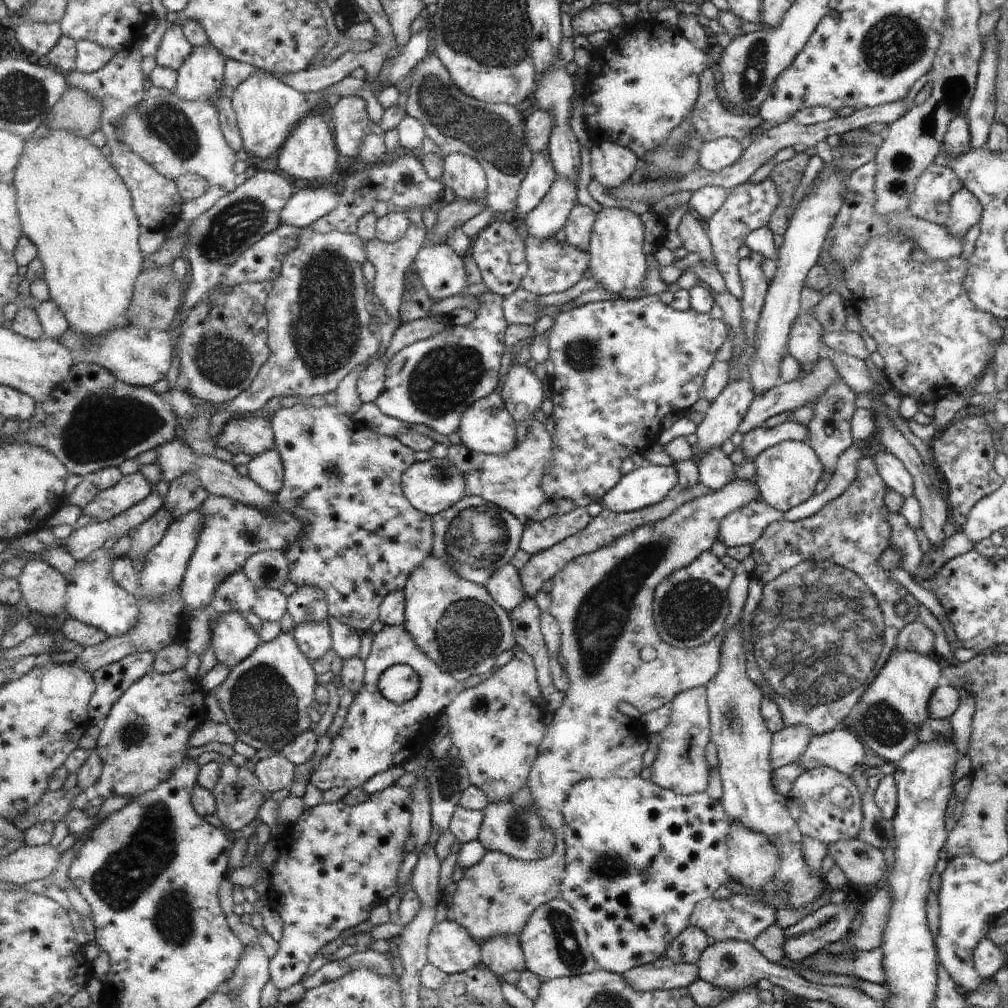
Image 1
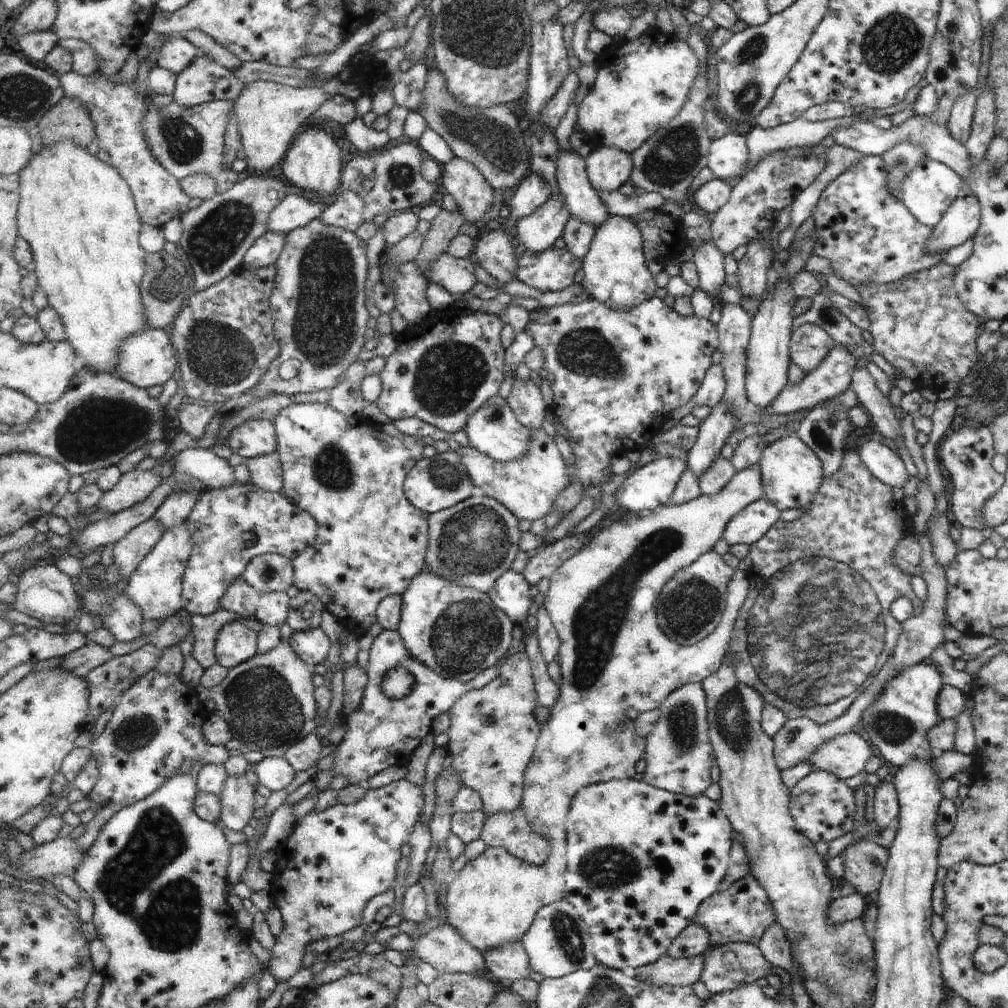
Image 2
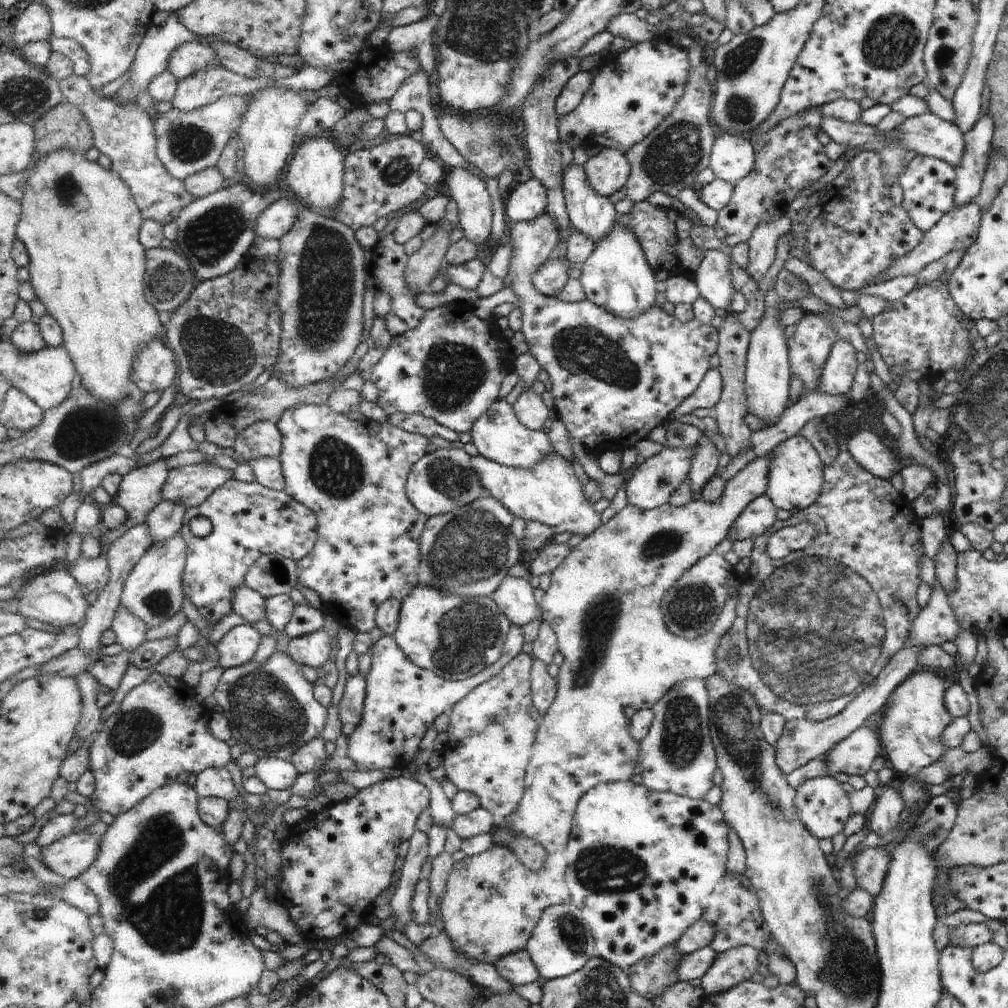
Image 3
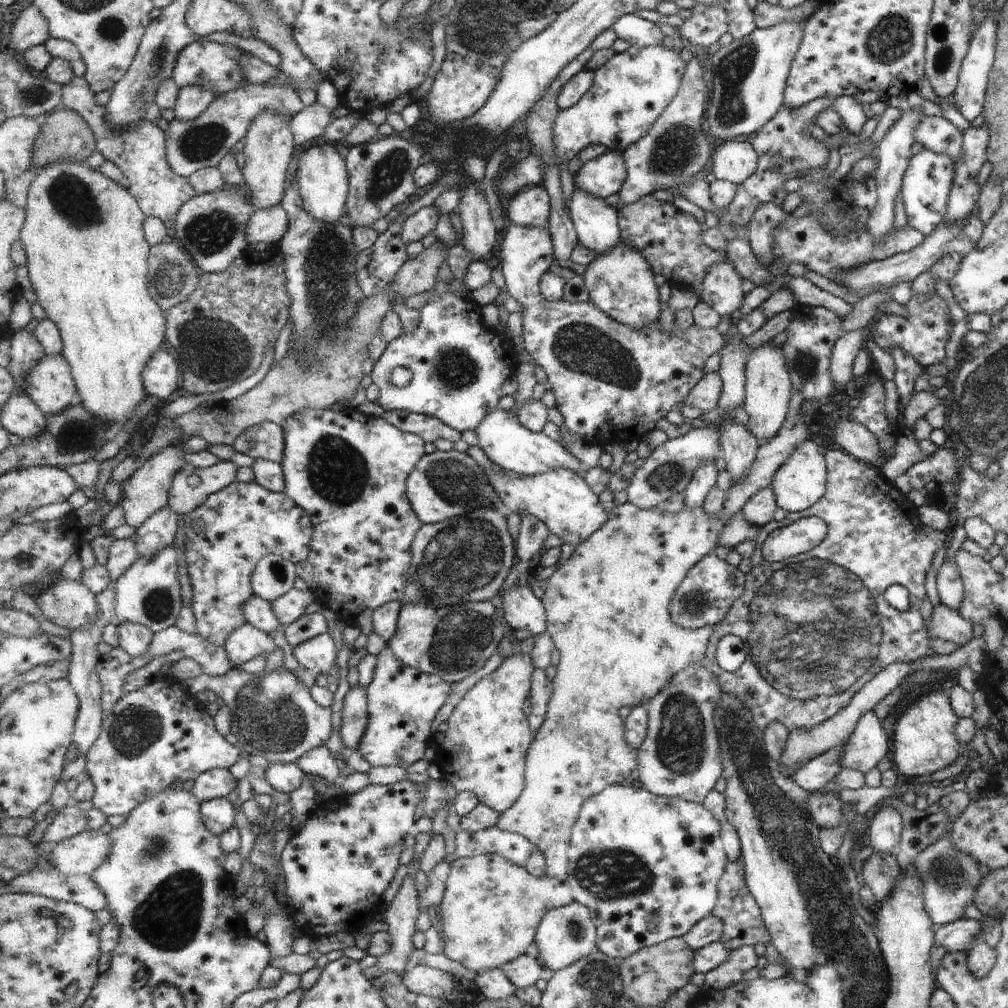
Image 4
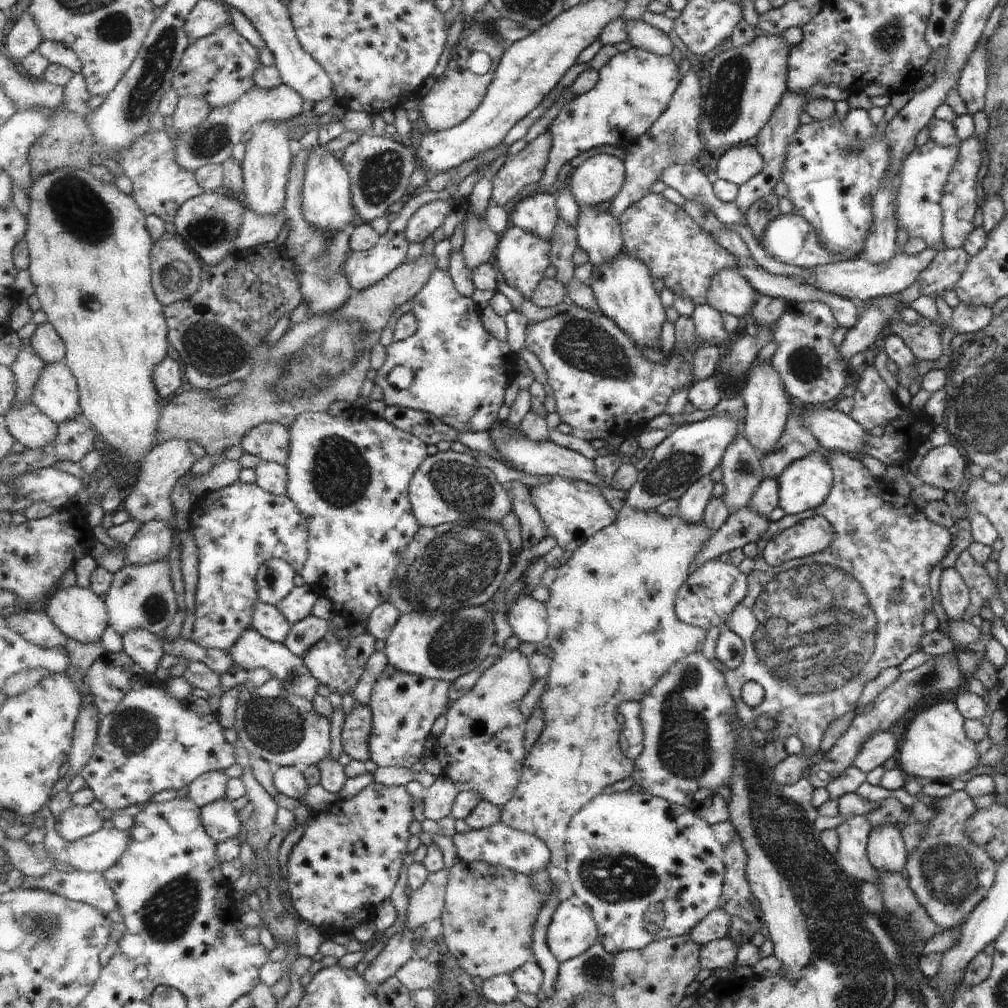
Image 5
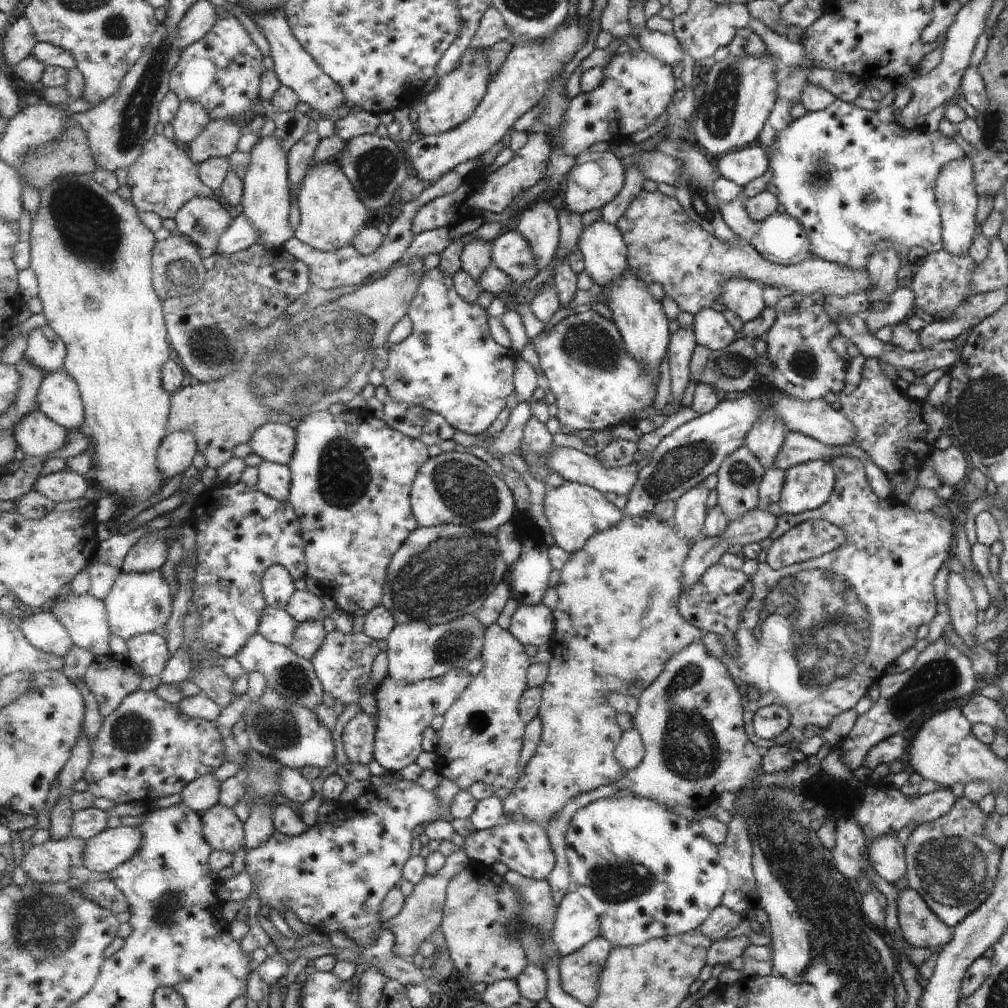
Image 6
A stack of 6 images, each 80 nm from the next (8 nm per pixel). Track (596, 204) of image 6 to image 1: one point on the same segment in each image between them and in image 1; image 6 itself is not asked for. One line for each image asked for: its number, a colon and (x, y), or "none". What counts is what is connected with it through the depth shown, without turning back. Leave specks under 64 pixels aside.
1: (612, 165)
2: (608, 168)
3: (608, 171)
4: (605, 175)
5: (600, 178)

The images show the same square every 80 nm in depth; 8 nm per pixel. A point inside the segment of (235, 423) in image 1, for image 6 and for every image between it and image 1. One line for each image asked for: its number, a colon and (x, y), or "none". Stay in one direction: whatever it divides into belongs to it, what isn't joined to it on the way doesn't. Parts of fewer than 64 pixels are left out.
2: (257, 438)
3: (262, 439)
4: (267, 440)
5: (269, 441)
6: (276, 442)

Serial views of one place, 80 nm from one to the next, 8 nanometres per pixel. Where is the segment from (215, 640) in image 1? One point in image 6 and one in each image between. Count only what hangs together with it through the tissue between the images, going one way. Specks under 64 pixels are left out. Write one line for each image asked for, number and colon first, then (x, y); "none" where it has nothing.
2: (235, 644)
3: (238, 646)
4: (247, 642)
5: (253, 650)
6: (293, 676)

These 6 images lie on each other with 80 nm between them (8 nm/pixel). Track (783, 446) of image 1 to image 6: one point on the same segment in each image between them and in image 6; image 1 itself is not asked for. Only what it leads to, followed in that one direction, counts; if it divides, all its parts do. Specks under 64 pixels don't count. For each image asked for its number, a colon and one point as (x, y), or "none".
2: (791, 473)
3: (794, 477)
4: (799, 483)
5: (803, 484)
6: (806, 486)

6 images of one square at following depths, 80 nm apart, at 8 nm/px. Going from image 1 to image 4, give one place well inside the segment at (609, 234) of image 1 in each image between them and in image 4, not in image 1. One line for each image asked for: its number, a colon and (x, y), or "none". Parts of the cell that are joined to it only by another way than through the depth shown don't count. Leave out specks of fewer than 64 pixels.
2: (615, 271)
3: (617, 276)
4: (620, 280)

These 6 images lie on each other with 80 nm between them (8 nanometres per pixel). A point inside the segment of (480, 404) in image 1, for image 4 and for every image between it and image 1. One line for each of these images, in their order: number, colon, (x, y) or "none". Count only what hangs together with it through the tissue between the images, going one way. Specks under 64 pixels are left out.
2: (495, 430)
3: (499, 435)
4: (506, 442)

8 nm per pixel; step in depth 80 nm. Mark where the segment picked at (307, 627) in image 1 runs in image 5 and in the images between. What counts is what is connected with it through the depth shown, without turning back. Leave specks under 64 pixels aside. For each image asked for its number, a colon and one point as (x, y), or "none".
2: (312, 646)
3: (314, 650)
4: (319, 655)
5: (334, 666)

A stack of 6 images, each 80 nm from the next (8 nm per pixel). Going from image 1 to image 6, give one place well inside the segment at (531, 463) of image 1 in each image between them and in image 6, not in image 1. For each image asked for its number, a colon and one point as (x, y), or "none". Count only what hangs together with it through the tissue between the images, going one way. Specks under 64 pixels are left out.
2: (528, 487)
3: (549, 492)
4: (563, 500)
5: (574, 510)
6: (576, 512)

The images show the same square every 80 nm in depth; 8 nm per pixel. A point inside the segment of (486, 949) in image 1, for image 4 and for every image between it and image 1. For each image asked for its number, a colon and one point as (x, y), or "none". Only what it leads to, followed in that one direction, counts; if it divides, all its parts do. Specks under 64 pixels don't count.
2: (511, 962)
3: (518, 968)
4: (525, 971)

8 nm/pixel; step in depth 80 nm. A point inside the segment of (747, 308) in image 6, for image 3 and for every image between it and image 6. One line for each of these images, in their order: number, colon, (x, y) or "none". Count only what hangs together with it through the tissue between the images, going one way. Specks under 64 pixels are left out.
3: (714, 283)
4: (721, 289)
5: (729, 292)

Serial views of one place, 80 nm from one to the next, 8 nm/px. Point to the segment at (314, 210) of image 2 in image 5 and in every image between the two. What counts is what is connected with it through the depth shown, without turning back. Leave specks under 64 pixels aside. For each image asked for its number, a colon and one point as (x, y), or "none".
3: (280, 218)
4: (267, 227)
5: (256, 230)

